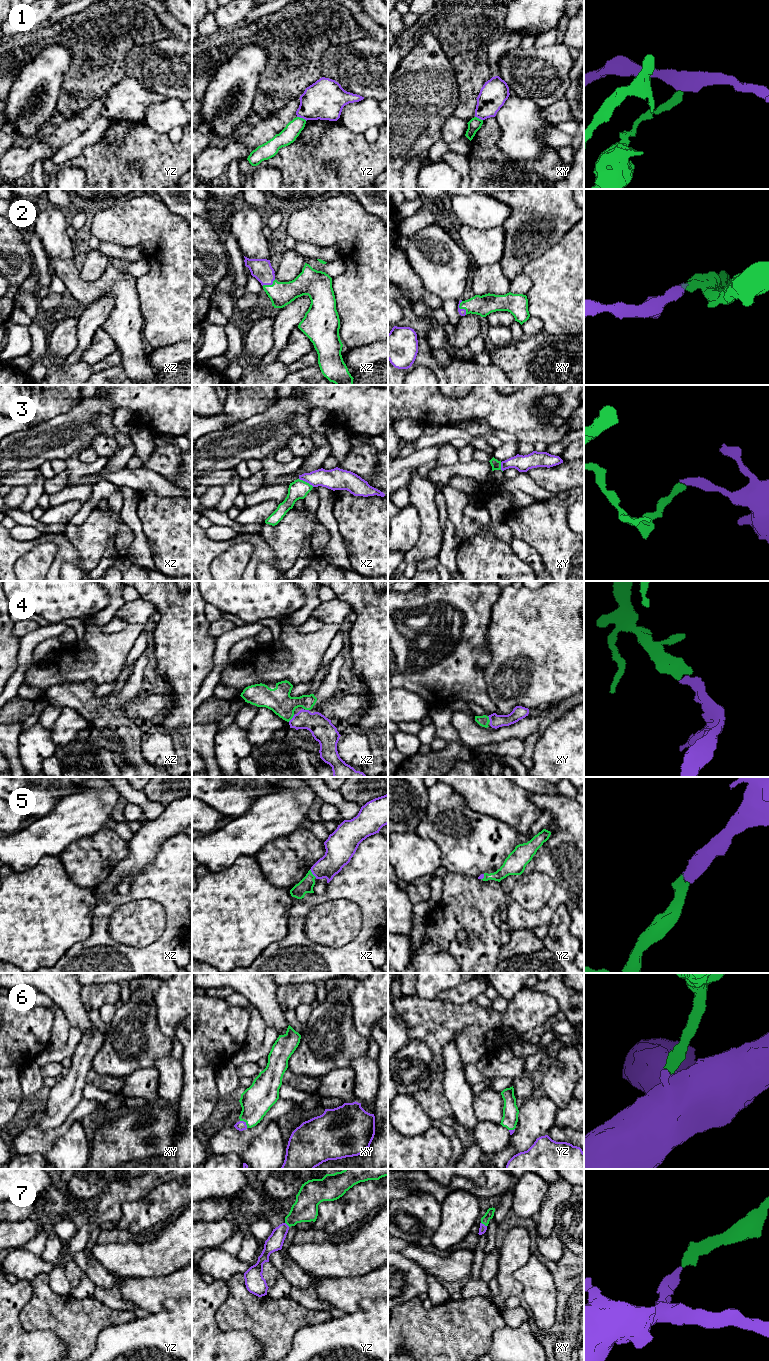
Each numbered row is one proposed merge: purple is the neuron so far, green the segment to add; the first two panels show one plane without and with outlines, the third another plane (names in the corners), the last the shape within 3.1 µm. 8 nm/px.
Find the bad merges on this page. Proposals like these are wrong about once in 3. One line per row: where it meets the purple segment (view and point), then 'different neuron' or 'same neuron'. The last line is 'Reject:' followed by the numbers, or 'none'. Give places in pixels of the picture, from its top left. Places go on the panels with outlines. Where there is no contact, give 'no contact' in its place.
1: meets purple in yz at (302, 117); different neuron
2: meets purple in xy at (461, 309); same neuron
3: meets purple in xz at (306, 481); different neuron
4: meets purple in xz at (292, 718); same neuron
5: meets purple in xz at (312, 873); same neuron
6: meets purple in xy at (245, 1123); same neuron
7: meets purple in xy at (483, 1224); same neuron
Reject: 1, 3

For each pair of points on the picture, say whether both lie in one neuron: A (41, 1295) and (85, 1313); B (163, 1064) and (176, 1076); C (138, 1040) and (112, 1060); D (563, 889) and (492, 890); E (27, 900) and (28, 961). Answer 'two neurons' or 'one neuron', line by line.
A: one neuron
B: one neuron
C: one neuron
D: two neurons
E: one neuron

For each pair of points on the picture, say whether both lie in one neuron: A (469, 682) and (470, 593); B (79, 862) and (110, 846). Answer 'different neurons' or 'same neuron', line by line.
A: same neuron
B: same neuron

